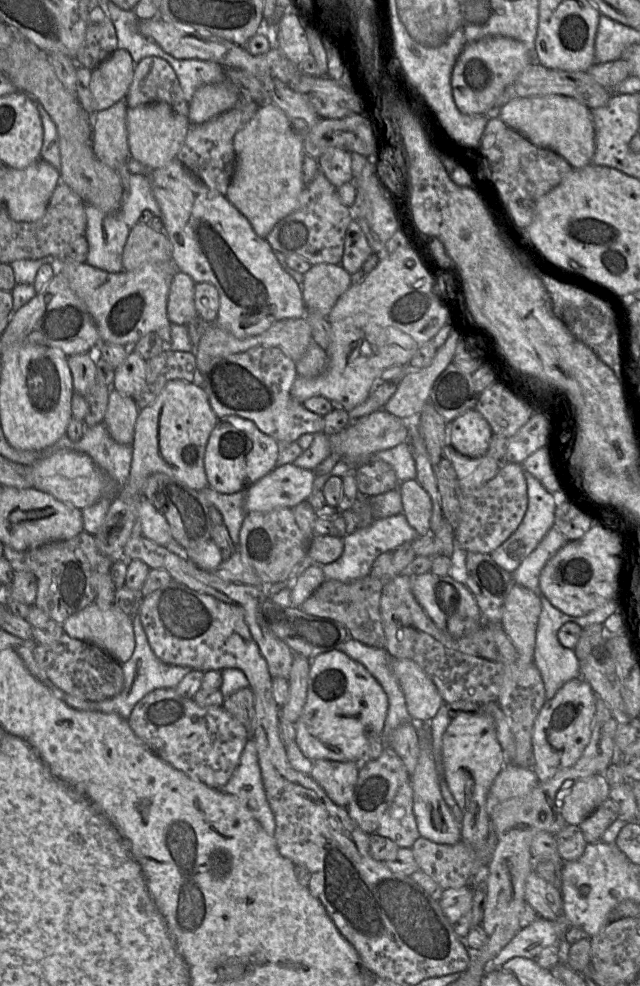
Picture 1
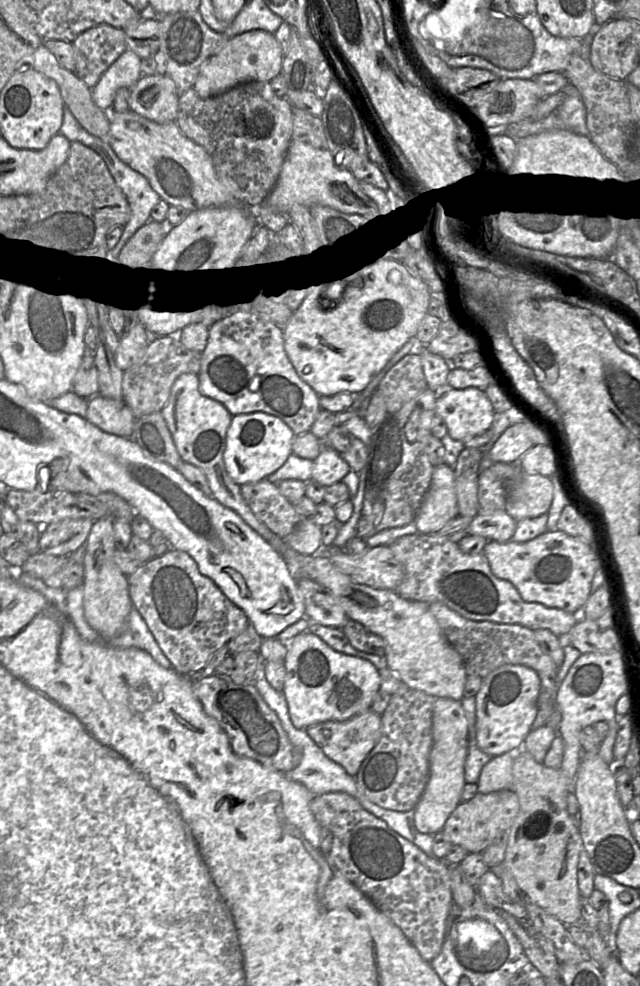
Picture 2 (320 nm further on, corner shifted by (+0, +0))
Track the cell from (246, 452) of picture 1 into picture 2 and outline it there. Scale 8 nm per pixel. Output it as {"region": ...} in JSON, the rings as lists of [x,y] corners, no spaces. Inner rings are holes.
{"region":[[[264,412],[233,416],[227,430],[223,455],[228,475],[239,486],[267,479],[282,467],[292,454],[294,437],[291,428],[276,416]]]}

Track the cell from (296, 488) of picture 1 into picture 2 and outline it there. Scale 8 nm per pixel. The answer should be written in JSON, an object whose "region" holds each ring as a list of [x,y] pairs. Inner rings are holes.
{"region":[[[323,446],[318,457],[313,461],[311,480],[324,487],[338,483],[351,471],[348,463],[332,448]]]}

